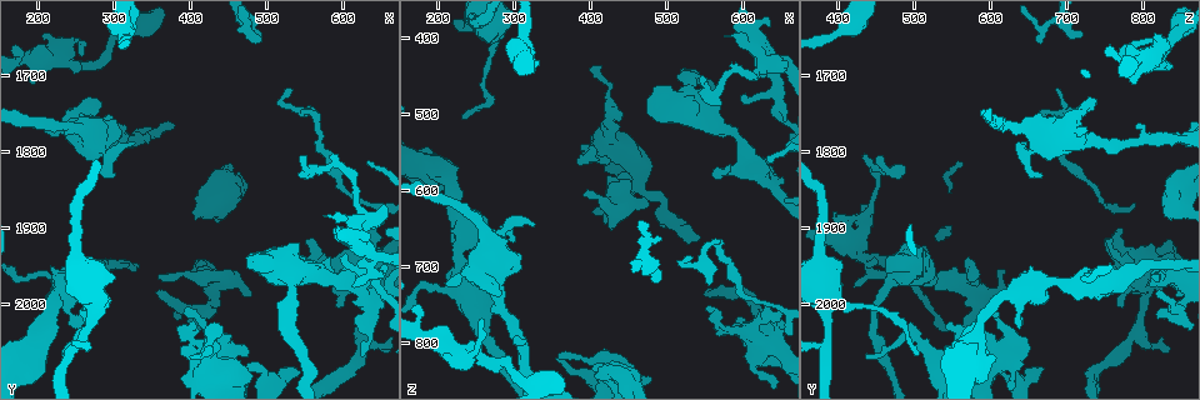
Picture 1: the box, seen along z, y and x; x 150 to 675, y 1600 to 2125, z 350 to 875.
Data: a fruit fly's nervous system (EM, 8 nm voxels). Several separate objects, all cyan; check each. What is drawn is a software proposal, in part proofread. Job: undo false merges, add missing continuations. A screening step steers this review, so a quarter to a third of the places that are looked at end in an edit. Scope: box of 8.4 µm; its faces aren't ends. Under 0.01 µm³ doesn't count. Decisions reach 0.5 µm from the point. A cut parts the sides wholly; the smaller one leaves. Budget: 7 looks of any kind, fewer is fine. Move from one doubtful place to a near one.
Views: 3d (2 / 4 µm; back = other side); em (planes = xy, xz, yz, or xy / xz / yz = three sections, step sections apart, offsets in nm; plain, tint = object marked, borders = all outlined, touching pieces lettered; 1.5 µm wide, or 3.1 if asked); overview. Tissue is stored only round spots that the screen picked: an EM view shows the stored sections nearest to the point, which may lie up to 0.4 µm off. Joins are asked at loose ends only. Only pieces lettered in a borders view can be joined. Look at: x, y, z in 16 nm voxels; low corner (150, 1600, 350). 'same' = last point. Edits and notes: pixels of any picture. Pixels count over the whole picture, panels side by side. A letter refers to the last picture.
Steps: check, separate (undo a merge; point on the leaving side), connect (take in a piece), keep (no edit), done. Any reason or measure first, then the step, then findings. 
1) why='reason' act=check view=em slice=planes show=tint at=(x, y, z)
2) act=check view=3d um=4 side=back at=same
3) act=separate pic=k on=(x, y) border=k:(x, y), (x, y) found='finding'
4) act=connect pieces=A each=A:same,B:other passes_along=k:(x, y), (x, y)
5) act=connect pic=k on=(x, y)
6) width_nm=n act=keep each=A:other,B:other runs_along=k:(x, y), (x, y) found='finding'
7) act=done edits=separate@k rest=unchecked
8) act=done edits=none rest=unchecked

why='branch stops here' act=check view=3d um=2 at=(615, 1975, 420)

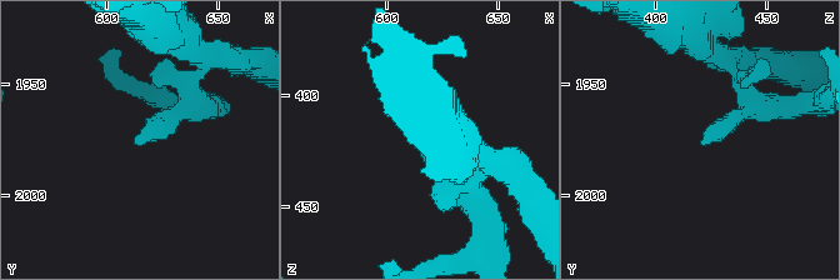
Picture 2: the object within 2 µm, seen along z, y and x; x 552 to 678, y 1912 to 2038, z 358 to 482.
why='now the EM' act=check view=em slice=yz step=4 show=borders at=(618, 1976, 421)

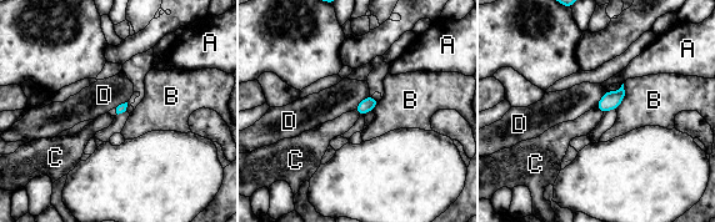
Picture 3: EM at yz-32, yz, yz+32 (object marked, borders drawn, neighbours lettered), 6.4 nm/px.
act=check view=em slice=planes show=borders at=same

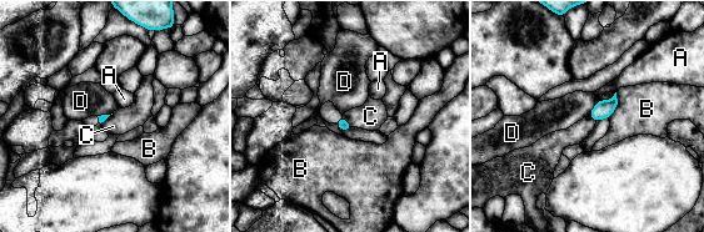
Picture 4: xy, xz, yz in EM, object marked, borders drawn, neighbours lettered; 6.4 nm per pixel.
act=keep each=A:other,B:other,C:other,D:other border=4:(341, 116), (353, 126) found='none of them fits'

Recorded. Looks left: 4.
why='end of a long branch' act=check view=em slice=planes show=borders at=(540, 1805, 450)

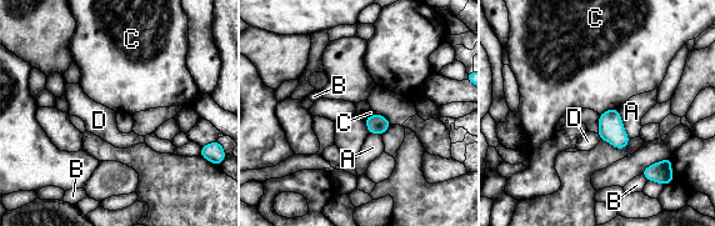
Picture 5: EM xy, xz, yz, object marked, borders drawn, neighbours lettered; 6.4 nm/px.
act=keep each=A:other,B:other,C:other,D:other border=5:(616, 108), (604, 110), (599, 115) found='no lettered piece goes on from it'

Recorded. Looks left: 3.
why='free end' act=check view=em um=3.1 slice=planes show=borders at=(390, 2055, 545)

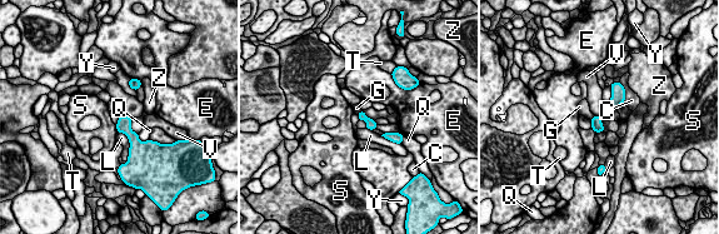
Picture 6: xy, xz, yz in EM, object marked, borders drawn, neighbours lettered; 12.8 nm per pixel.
width_nm=120 act=keep each=C:other,E:other,G:other,L:other,Q:other,S:other,T:other,V:other,Y:other,Z:other border=6:(362, 110), (374, 122) found='none of them fits'

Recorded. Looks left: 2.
act=done edits=none rest=unchecked

